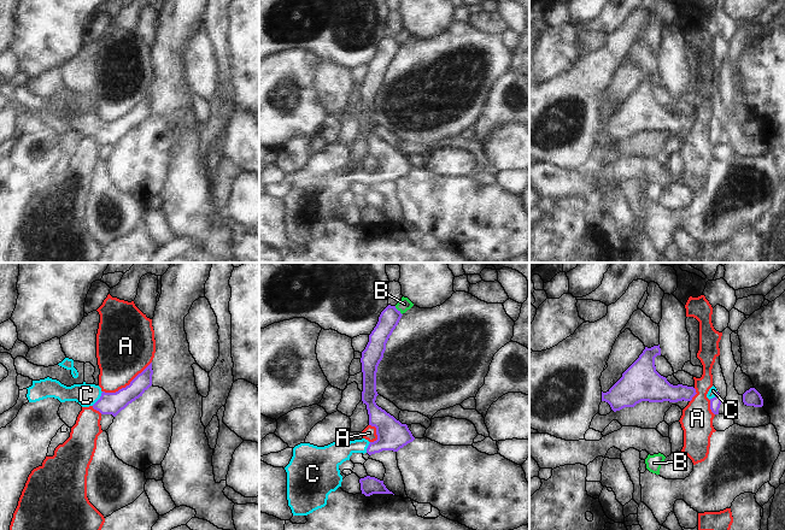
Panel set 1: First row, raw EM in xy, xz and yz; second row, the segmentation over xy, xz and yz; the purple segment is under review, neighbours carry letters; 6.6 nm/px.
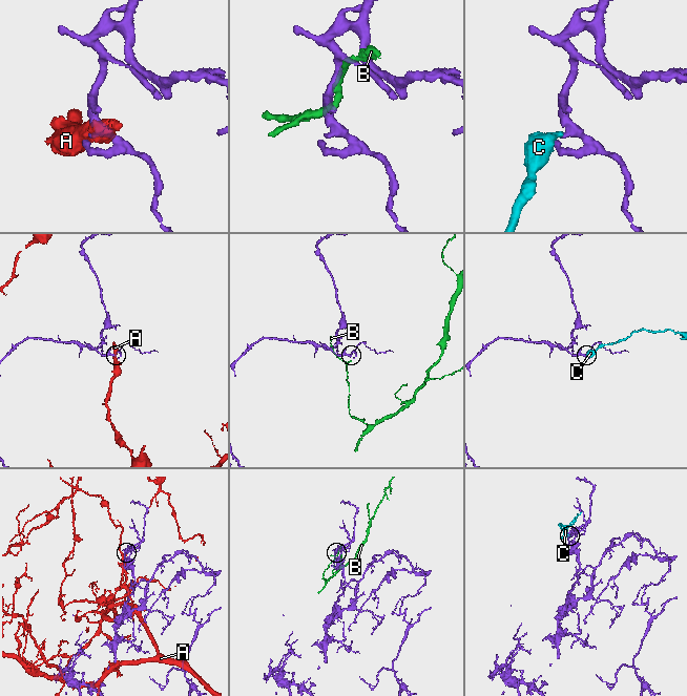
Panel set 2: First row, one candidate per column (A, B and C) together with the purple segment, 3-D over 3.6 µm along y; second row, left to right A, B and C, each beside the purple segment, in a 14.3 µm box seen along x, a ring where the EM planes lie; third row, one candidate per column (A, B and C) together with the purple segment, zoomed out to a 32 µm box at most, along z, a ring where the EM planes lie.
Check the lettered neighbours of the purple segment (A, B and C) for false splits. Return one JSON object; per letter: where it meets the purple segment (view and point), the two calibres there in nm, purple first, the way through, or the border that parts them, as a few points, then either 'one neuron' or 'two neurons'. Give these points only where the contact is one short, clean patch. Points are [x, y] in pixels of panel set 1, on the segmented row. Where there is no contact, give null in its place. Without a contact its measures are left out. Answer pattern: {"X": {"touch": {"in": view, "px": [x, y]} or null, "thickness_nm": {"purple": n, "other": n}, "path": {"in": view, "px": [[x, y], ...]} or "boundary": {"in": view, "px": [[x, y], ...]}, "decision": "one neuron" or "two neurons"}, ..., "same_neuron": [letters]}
{"A": {"touch": {"in": "xy", "px": [127, 386]}, "thickness_nm": {"purple": 140, "other": 380}, "decision": "two neurons"}, "B": {"touch": {"in": "xz", "px": [398, 311]}, "thickness_nm": {"purple": 140, "other": 80}, "decision": "two neurons"}, "C": {"touch": {"in": "xy", "px": [99, 399]}, "thickness_nm": {"purple": 140, "other": 150}, "path": {"in": "xy", "px": [[112, 404], [106, 404], [99, 399], [86, 395]]}, "decision": "one neuron"}, "same_neuron": ["C"]}

